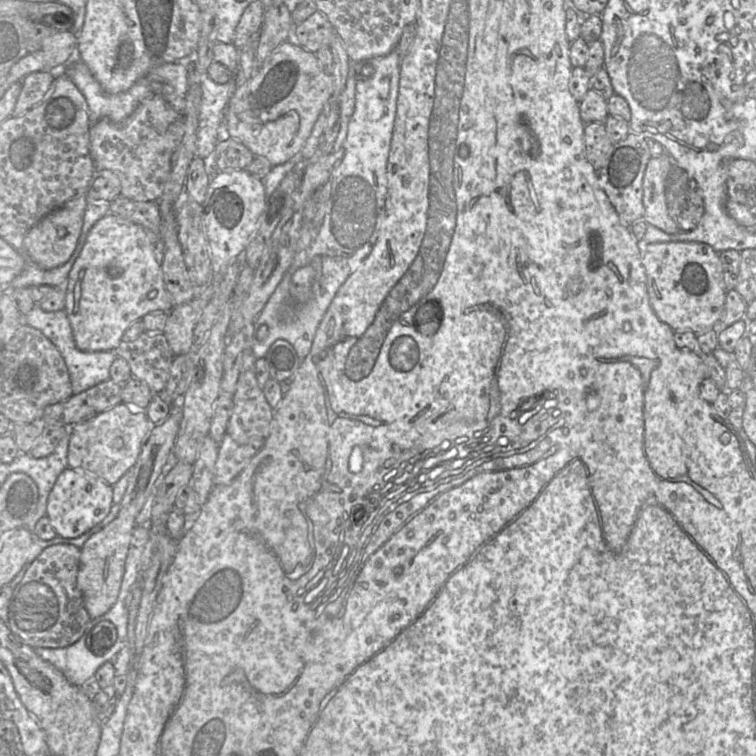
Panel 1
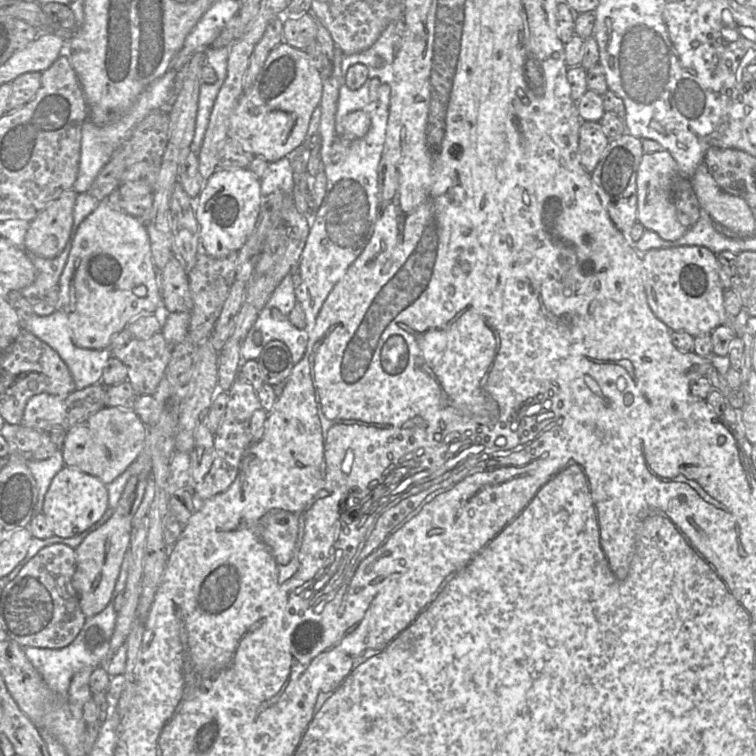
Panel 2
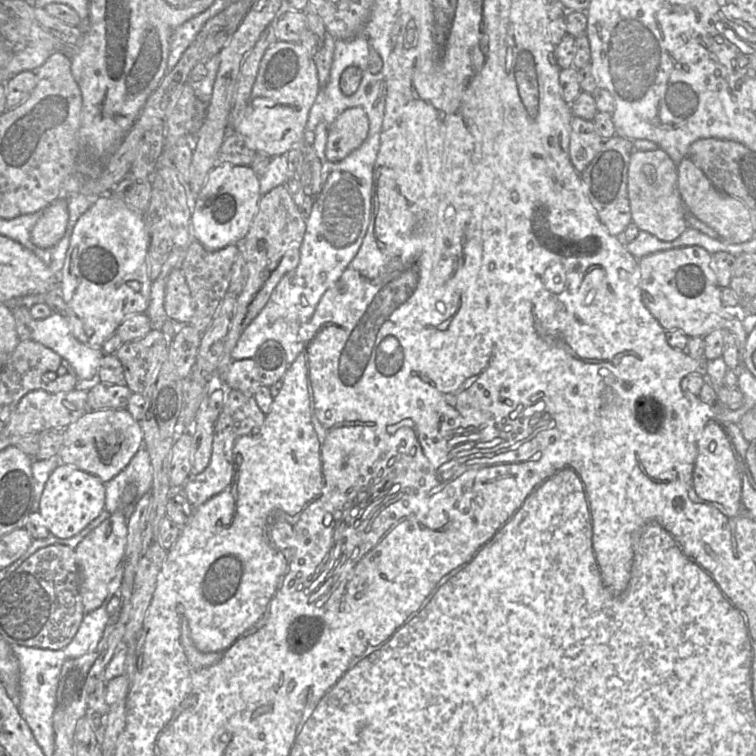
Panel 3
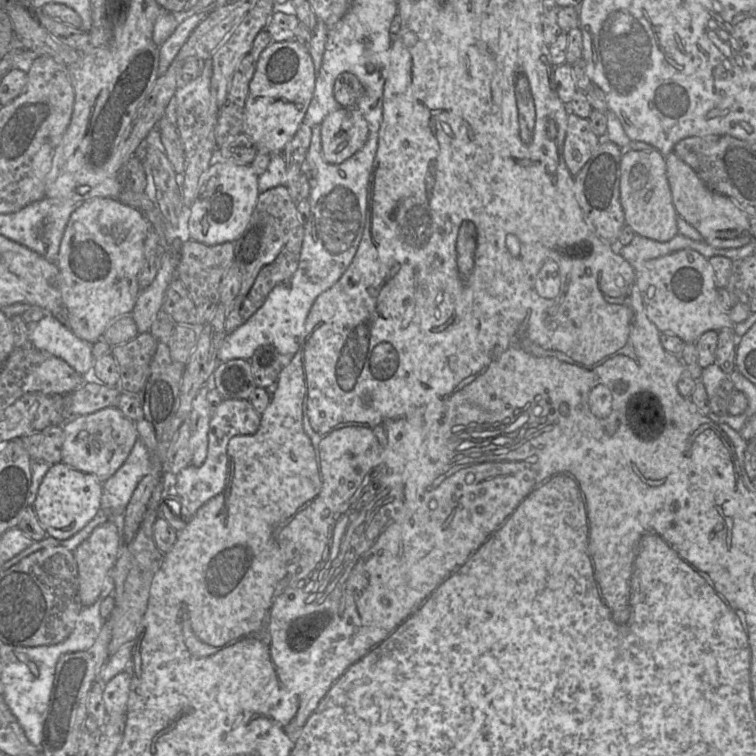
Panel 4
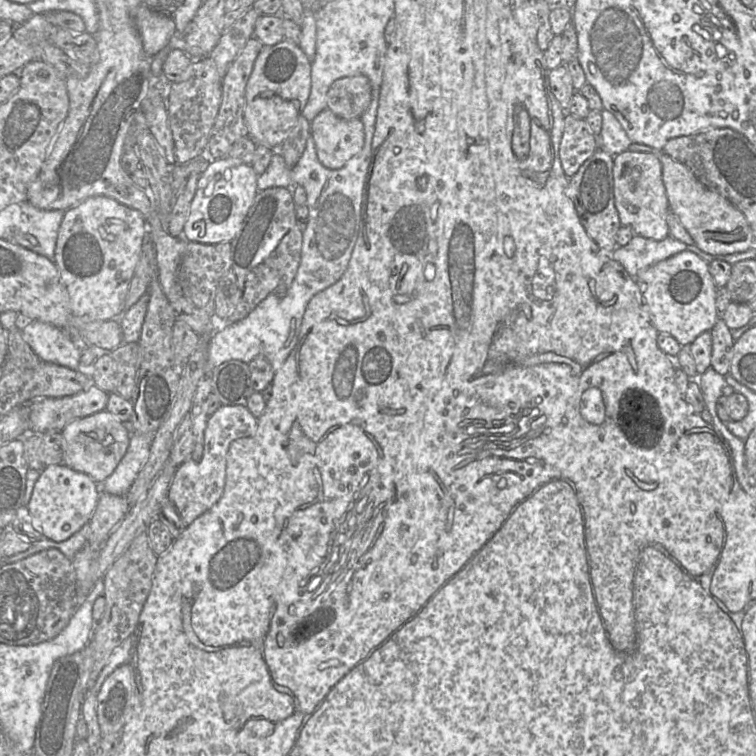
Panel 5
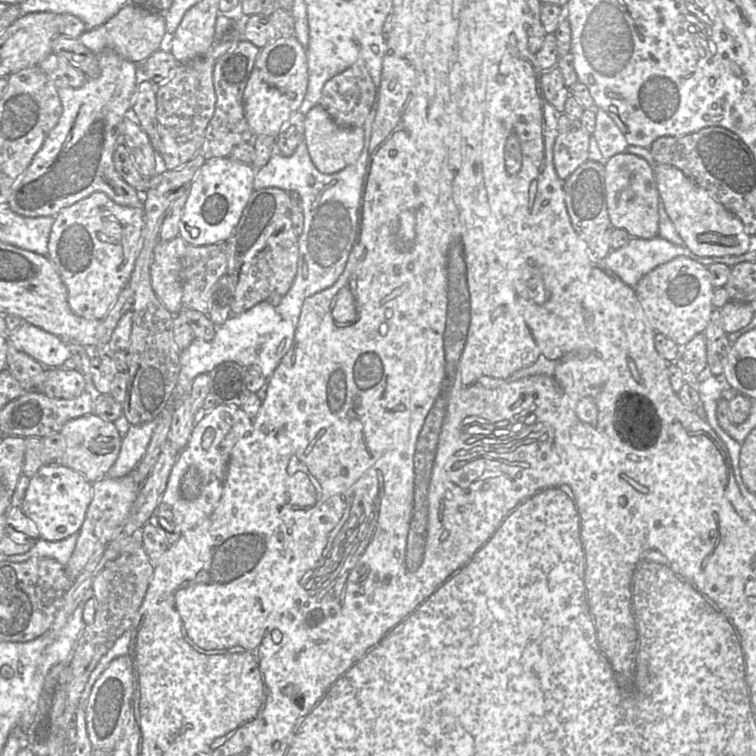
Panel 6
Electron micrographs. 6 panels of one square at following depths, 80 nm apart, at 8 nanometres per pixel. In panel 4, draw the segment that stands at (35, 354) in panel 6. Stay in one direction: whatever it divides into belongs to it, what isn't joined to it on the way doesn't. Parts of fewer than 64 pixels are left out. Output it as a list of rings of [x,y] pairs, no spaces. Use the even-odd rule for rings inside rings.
[[[51,314],[27,324],[29,339],[36,349],[68,363],[77,373],[89,378],[94,365],[92,346],[76,337]]]

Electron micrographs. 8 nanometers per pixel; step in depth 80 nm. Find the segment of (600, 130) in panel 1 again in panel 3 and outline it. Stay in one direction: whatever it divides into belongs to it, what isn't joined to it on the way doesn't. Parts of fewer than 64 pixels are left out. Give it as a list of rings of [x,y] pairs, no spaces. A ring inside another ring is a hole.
[[[574,116],[571,120],[569,157],[581,174],[599,152],[604,139],[596,131],[593,121]]]

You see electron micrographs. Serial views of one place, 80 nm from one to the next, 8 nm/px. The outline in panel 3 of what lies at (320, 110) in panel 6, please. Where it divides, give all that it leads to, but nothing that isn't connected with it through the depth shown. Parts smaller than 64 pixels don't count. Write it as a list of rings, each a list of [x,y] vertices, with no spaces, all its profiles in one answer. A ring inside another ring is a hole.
[[[346,109],[329,125],[326,158],[330,162],[340,162],[362,145],[368,132],[369,121],[364,109]]]

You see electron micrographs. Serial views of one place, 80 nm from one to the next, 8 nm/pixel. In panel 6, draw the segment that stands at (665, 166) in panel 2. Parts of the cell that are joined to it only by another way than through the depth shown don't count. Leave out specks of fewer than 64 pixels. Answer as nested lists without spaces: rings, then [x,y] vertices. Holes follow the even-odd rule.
[[[627,151],[618,153],[604,162],[605,169],[605,193],[606,204],[611,224],[614,228],[621,228],[628,232],[631,237],[651,239],[658,236],[660,203],[659,192],[656,187],[654,170],[649,163]]]

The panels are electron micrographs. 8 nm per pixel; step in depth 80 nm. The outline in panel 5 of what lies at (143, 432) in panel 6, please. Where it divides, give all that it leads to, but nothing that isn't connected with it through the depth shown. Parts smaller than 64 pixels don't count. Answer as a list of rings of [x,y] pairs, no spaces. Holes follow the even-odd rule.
[[[131,433],[126,454],[114,472],[102,483],[102,491],[113,495],[126,496],[149,458],[153,436],[145,433]]]

